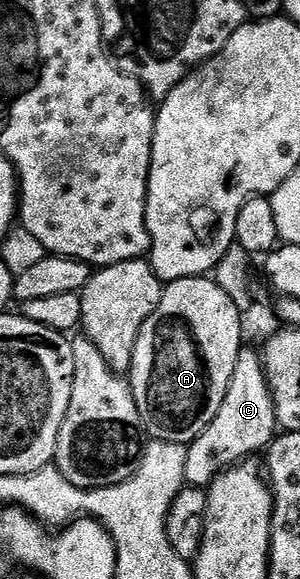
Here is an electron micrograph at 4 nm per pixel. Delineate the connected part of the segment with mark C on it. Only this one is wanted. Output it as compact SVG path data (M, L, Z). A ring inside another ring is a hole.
M244 349L239 352L229 389L209 425L196 439L186 444L185 477L192 487L208 488L219 474L236 463L242 463L254 451L262 452L270 447L277 434L279 418L275 412L275 402L271 386L267 380L267 370L263 368L263 356L258 350Z

